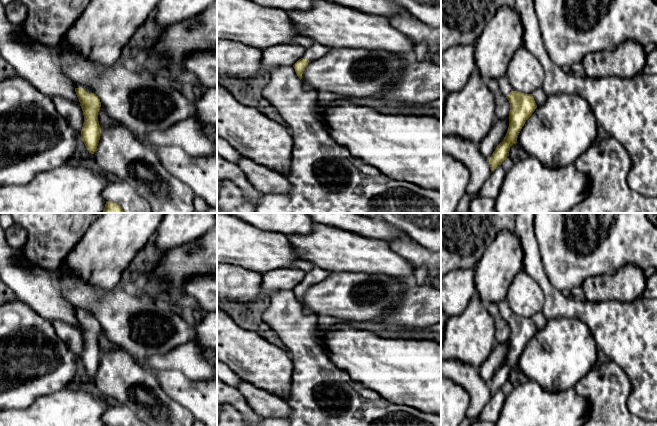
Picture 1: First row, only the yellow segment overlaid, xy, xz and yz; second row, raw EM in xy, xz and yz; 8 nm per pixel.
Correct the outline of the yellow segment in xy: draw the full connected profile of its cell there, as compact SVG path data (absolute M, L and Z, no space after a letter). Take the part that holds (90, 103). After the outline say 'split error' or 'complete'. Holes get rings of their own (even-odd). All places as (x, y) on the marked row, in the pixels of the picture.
M75 85L75 92L84 115L81 140L84 142L89 153L94 154L101 134L101 128L98 121L98 112L101 107L101 102L90 87Z; split error

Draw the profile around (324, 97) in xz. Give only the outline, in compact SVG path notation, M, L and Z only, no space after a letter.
M319 91L318 92L318 101L323 104L333 102L339 98L338 94L330 91Z

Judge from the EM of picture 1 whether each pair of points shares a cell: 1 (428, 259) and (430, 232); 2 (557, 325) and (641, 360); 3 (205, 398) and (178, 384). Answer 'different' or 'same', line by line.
1: different
2: different
3: same

